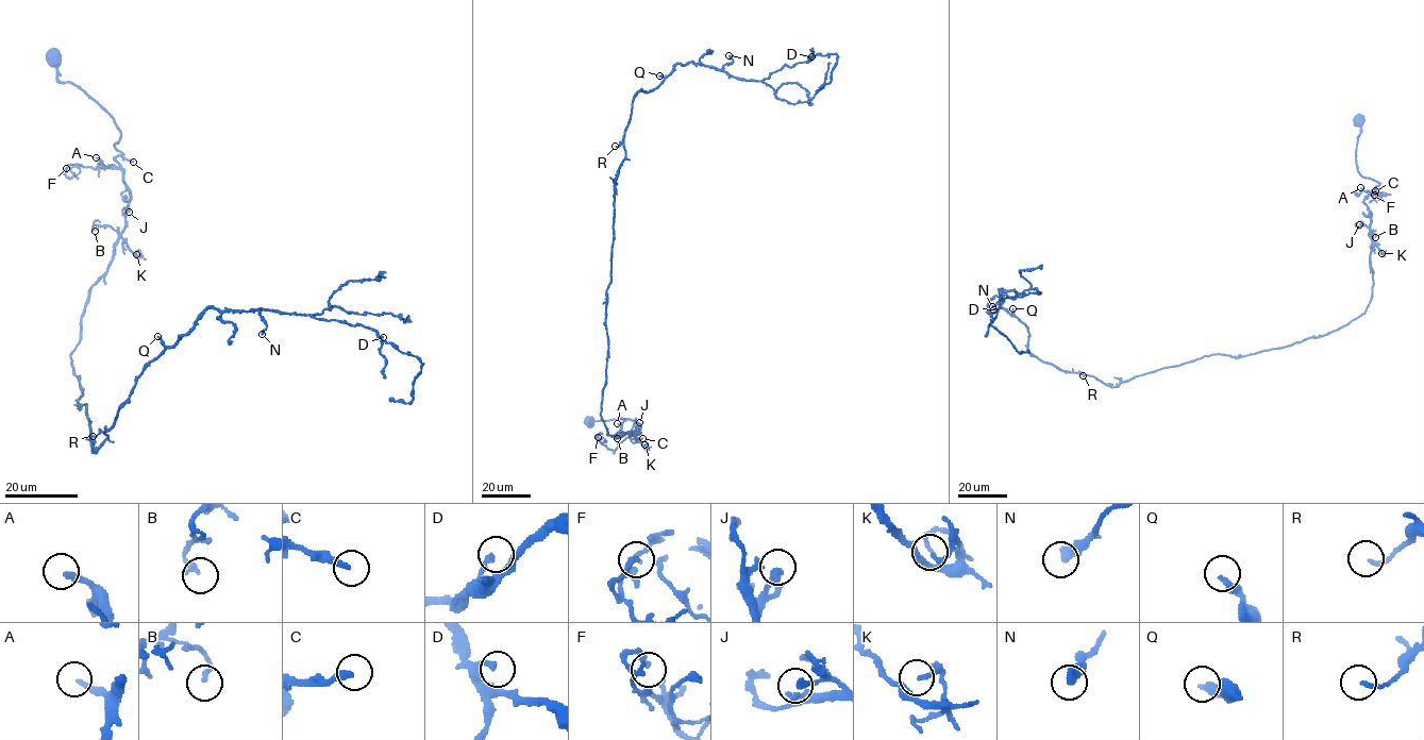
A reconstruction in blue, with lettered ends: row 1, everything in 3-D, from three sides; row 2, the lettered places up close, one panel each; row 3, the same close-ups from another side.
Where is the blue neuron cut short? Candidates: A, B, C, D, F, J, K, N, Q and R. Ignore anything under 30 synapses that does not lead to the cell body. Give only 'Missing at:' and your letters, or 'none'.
Missing at: C

